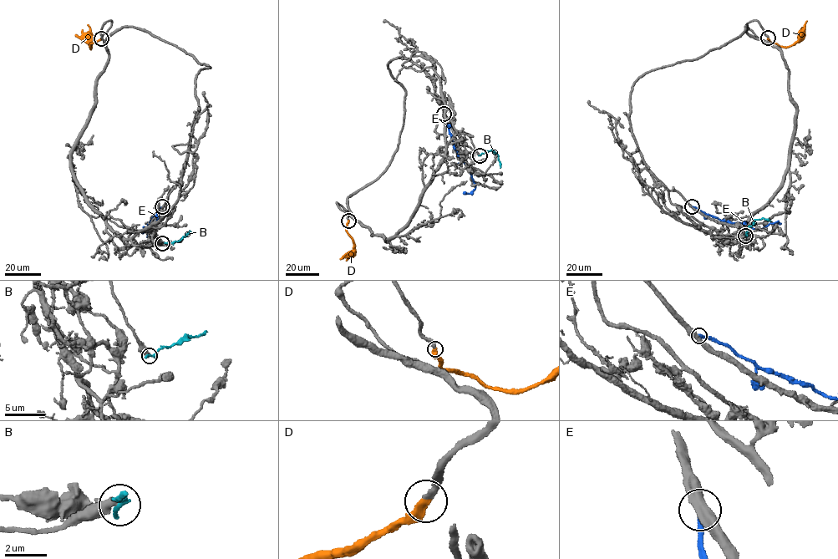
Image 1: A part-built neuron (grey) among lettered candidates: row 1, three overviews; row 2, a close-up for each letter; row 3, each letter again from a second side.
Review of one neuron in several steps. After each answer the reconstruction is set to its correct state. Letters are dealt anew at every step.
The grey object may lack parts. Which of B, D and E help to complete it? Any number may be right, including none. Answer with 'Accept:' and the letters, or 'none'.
Accept: D

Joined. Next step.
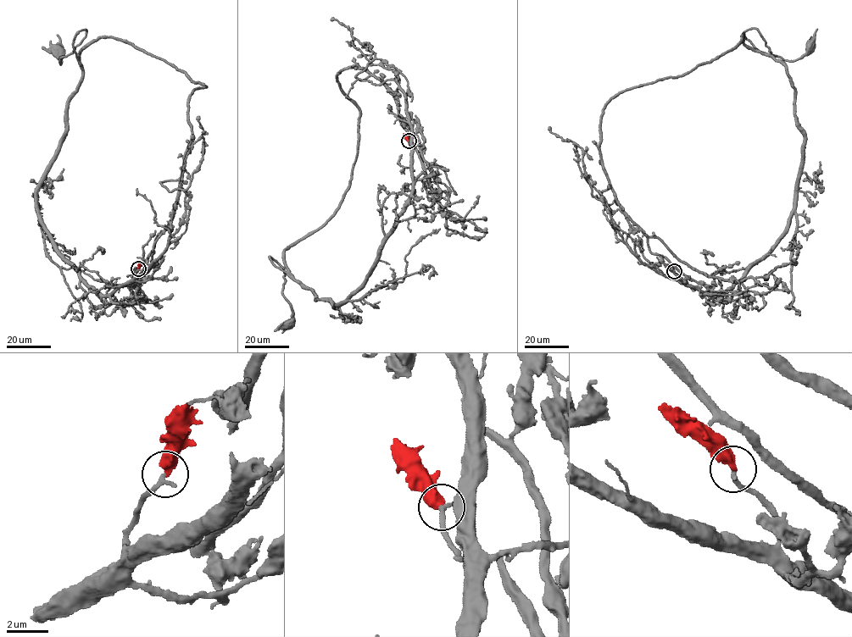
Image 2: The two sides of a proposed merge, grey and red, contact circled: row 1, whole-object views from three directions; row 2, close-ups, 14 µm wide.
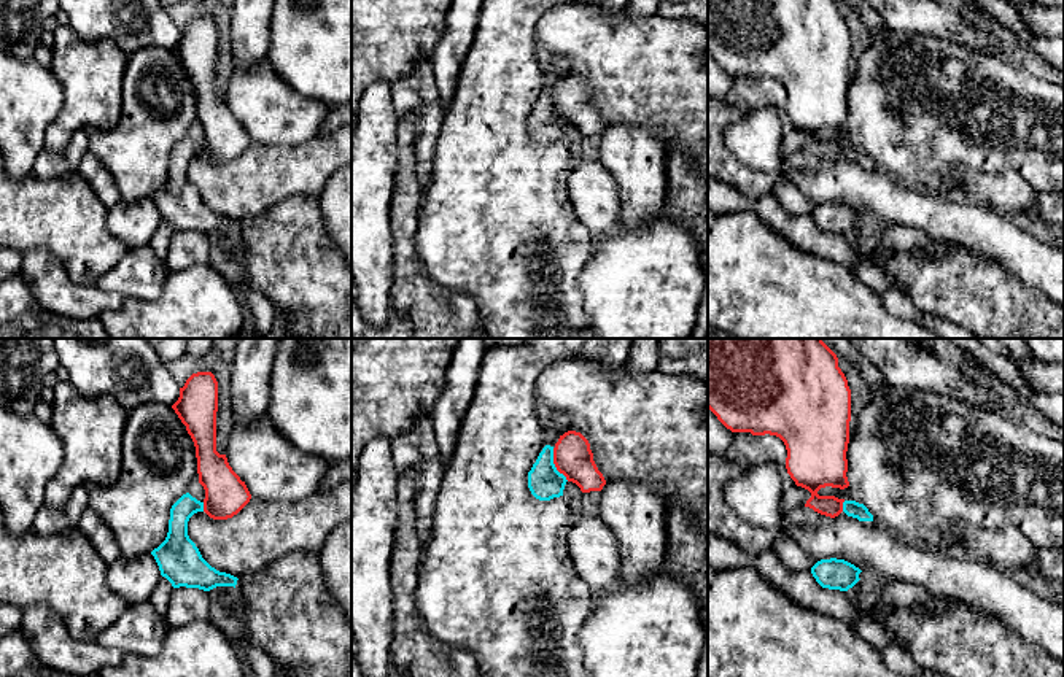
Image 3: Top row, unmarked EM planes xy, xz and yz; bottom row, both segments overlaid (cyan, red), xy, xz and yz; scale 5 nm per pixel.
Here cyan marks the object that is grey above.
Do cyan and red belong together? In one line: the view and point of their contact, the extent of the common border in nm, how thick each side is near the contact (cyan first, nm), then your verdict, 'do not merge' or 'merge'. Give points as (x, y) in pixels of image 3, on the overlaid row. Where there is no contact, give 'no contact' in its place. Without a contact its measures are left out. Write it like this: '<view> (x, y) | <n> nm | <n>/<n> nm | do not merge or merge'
xz (554, 464) | 190 nm | 170/200 nm | merge

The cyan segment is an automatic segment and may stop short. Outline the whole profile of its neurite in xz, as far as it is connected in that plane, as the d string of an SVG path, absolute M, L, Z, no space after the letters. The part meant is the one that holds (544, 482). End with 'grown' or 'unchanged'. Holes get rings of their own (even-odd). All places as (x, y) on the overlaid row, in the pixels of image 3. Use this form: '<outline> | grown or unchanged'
M576 431L560 435L553 447L546 445L528 472L528 488L539 501L563 496L568 482L576 483L582 493L601 491L606 485L588 440Z | grown

